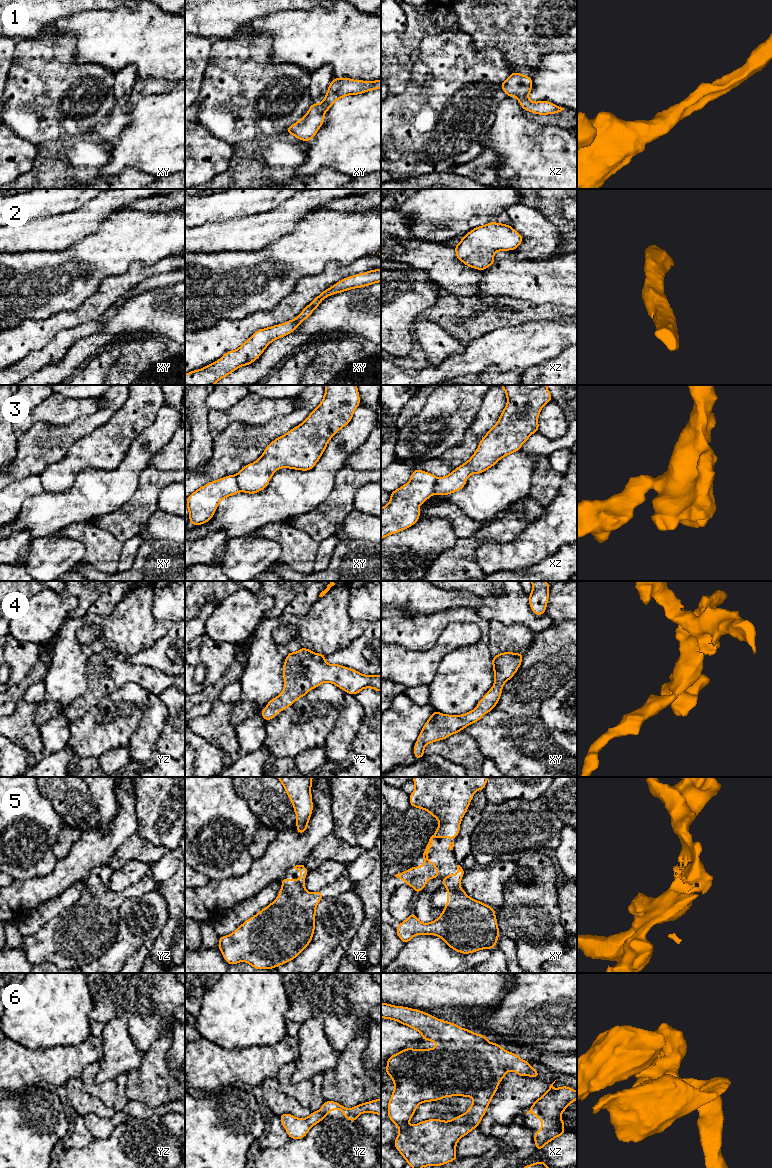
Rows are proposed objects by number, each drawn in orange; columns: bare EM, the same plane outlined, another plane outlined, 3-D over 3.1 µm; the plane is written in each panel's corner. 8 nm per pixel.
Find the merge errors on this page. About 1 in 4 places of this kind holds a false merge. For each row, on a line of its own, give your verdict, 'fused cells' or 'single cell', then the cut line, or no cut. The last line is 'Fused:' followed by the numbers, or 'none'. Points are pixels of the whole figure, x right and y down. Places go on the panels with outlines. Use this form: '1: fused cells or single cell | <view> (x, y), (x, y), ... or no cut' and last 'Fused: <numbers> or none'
1: single cell | no cut
2: single cell | no cut
3: fused cells | xy (234, 475), (240, 490)
4: single cell | no cut
5: single cell | no cut
6: single cell | no cut
Fused: 3

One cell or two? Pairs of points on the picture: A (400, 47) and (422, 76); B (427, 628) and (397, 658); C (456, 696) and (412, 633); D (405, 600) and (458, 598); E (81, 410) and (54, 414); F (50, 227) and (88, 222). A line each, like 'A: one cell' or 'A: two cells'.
A: two cells
B: two cells
C: one cell
D: one cell
E: one cell
F: one cell

